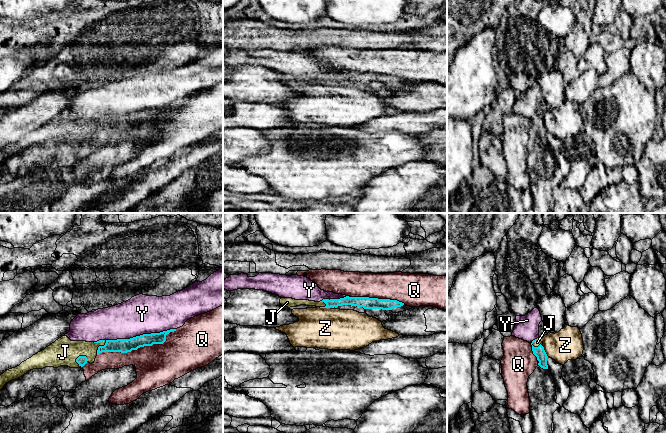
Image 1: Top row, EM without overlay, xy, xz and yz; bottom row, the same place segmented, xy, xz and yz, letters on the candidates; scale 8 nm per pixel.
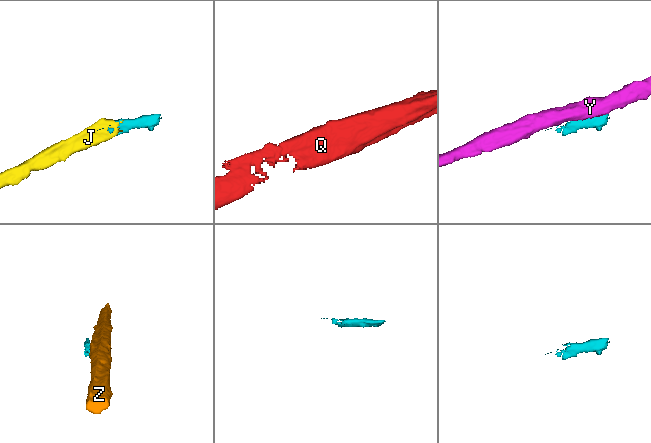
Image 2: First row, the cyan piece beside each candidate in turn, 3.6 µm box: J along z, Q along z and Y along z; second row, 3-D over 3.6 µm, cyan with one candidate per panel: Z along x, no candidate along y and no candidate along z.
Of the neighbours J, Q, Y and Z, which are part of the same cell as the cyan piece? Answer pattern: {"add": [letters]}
{"add": ["J"]}

